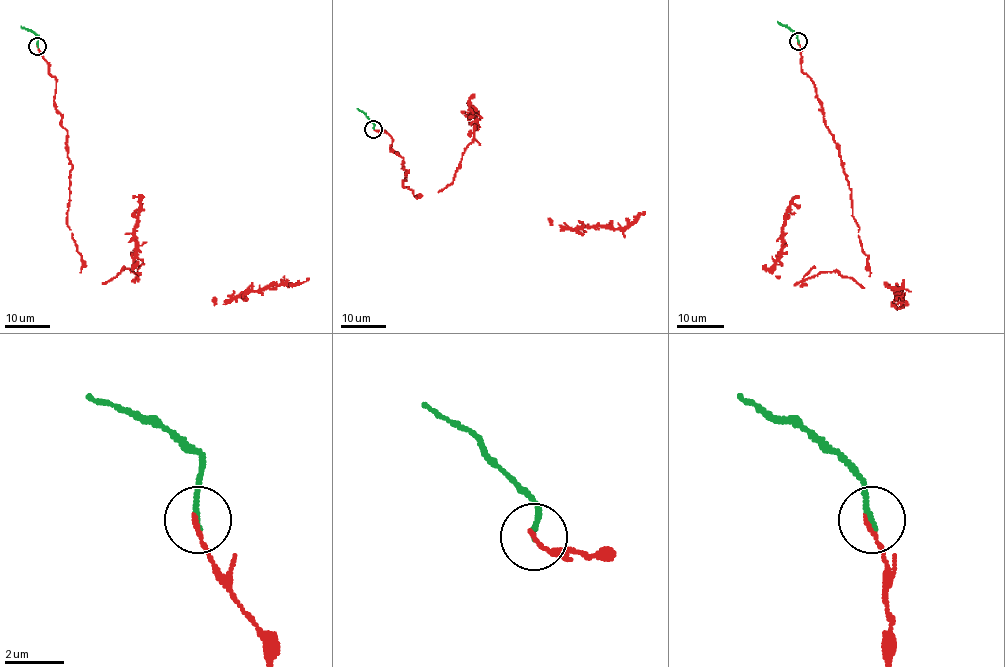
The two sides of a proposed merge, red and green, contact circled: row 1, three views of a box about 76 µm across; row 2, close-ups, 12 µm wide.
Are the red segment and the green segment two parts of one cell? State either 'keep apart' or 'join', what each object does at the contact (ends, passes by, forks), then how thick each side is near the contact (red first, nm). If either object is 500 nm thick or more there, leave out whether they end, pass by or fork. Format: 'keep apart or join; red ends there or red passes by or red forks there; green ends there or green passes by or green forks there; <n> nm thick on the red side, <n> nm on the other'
join; red ends there; green ends there; 140 nm thick on the red side, 150 nm on the other

